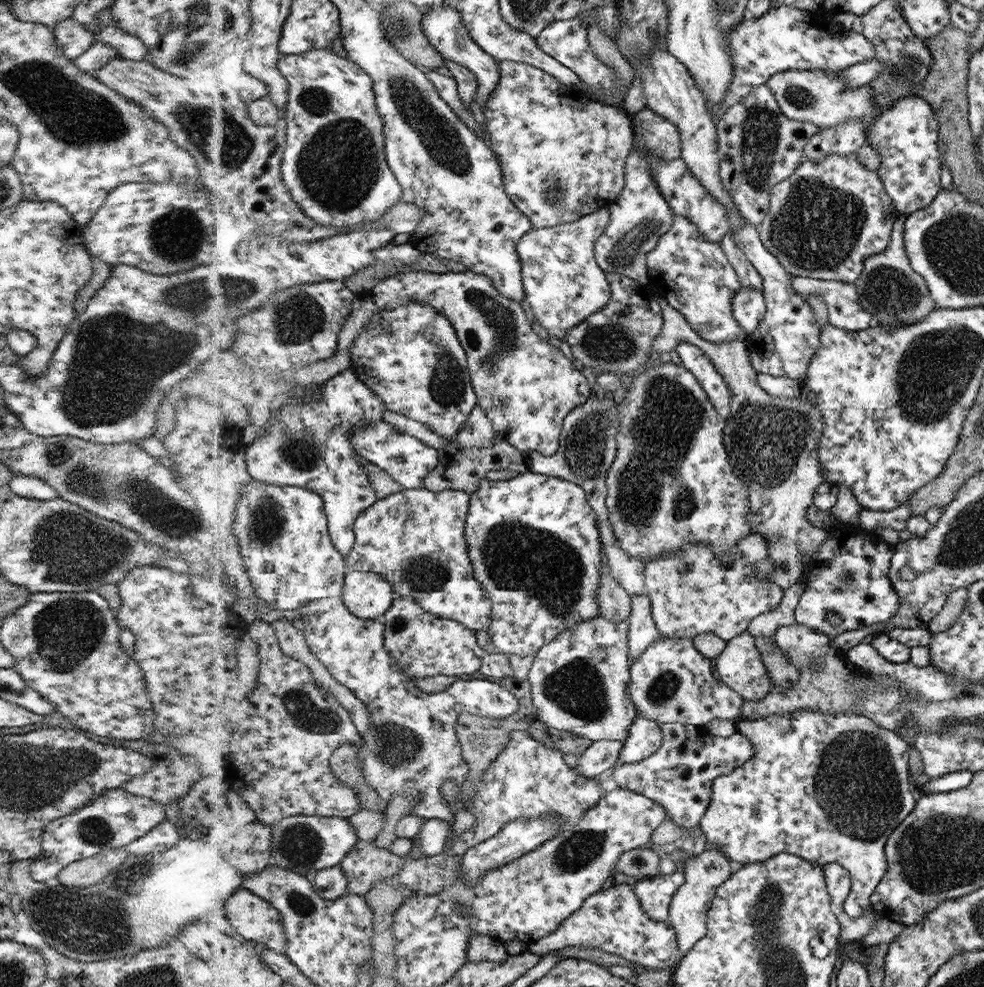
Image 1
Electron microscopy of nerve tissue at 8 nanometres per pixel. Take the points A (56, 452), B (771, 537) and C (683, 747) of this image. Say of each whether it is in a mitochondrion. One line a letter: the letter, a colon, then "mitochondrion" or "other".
A: mitochondrion
B: other
C: other

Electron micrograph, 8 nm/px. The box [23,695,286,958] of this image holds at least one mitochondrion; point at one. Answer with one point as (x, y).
(56, 913)

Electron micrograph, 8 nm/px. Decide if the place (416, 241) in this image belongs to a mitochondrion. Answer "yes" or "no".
no

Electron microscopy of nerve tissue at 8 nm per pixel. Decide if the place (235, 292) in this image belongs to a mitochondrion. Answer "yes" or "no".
yes

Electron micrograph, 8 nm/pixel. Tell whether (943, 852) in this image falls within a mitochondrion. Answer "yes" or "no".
yes

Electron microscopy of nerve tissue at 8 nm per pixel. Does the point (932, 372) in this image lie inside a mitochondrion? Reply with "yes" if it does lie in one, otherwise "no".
yes

